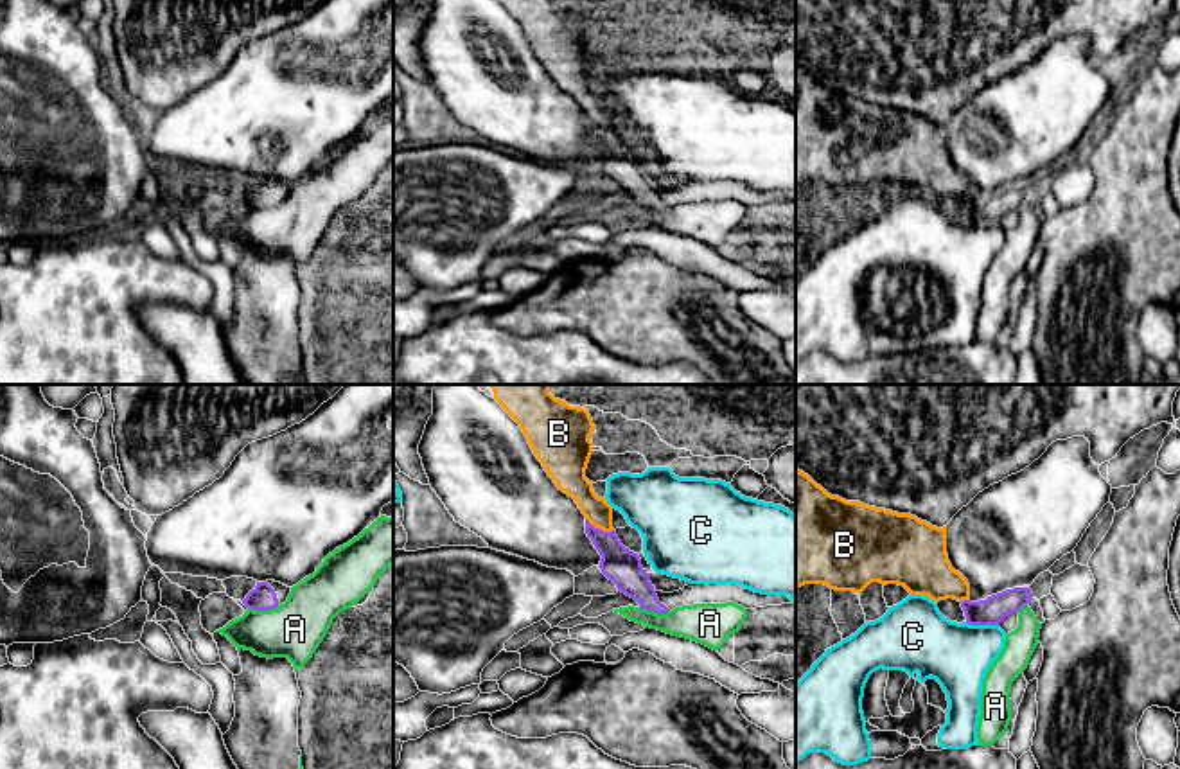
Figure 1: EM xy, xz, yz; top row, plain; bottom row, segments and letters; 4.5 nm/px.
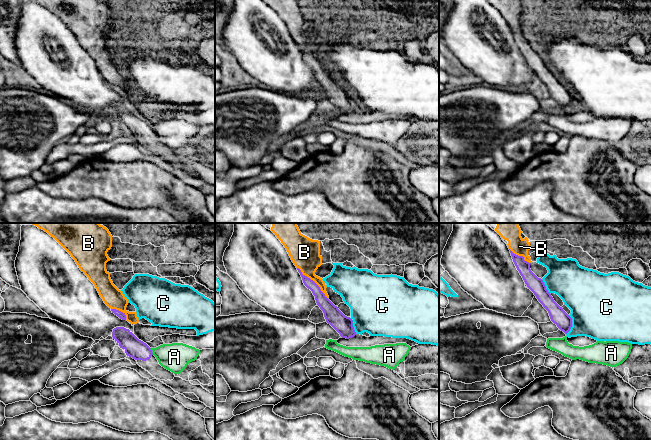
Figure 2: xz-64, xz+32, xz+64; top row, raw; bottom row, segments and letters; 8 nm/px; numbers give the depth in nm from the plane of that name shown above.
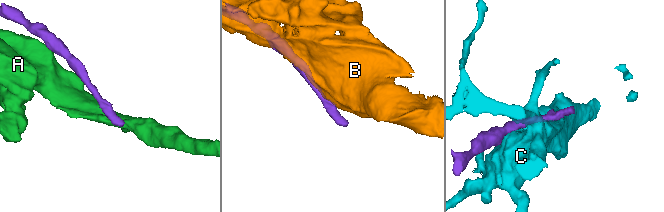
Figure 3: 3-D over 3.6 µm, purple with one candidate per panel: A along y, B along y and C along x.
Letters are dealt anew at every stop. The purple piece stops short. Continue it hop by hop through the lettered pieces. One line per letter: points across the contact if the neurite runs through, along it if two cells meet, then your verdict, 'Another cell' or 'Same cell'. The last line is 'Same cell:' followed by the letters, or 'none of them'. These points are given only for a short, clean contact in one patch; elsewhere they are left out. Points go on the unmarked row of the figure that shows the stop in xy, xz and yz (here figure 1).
A: Boundary: xy (279, 203), (248, 207). Another cell
B: Another cell
C: Another cell
Same cell: none of them

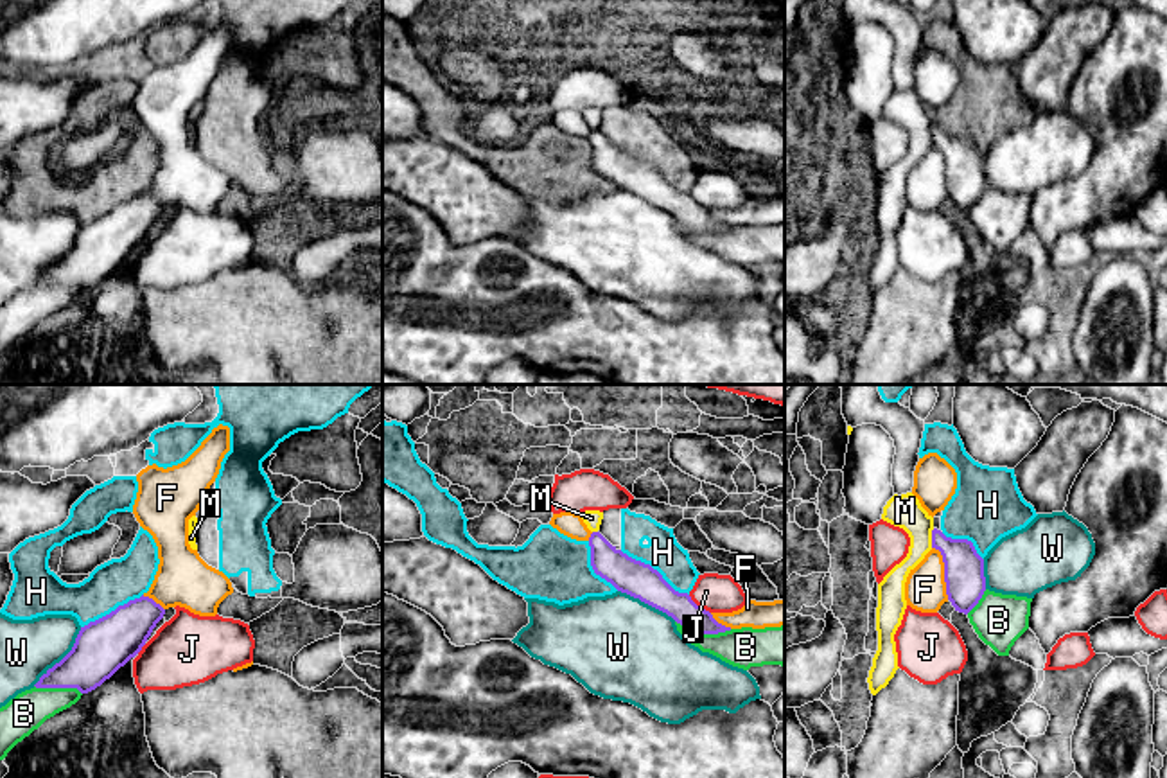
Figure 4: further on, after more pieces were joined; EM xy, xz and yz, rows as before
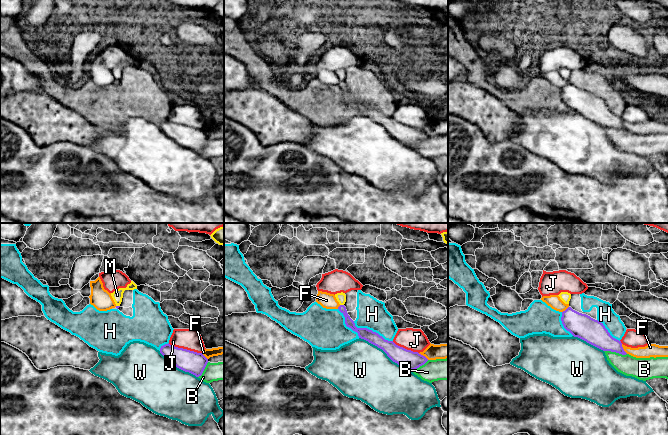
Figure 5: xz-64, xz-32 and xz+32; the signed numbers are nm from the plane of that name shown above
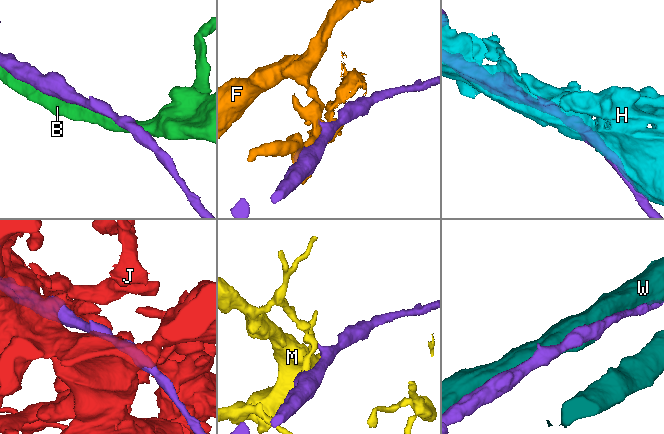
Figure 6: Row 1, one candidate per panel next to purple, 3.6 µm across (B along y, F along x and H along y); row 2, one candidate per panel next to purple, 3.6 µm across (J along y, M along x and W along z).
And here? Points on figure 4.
B: Another cell
F: Another cell
H: Another cell
J: Another cell
M: Boundary: yz (934, 126), (930, 144). Another cell
W: Another cell
Same cell: none of them

